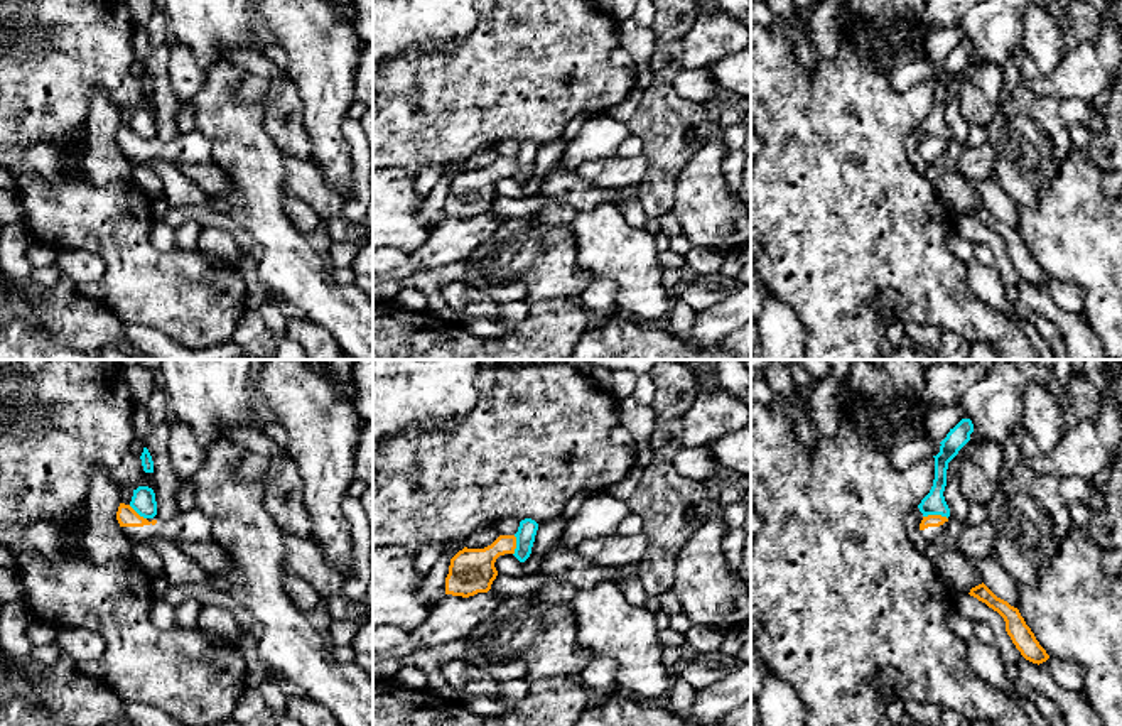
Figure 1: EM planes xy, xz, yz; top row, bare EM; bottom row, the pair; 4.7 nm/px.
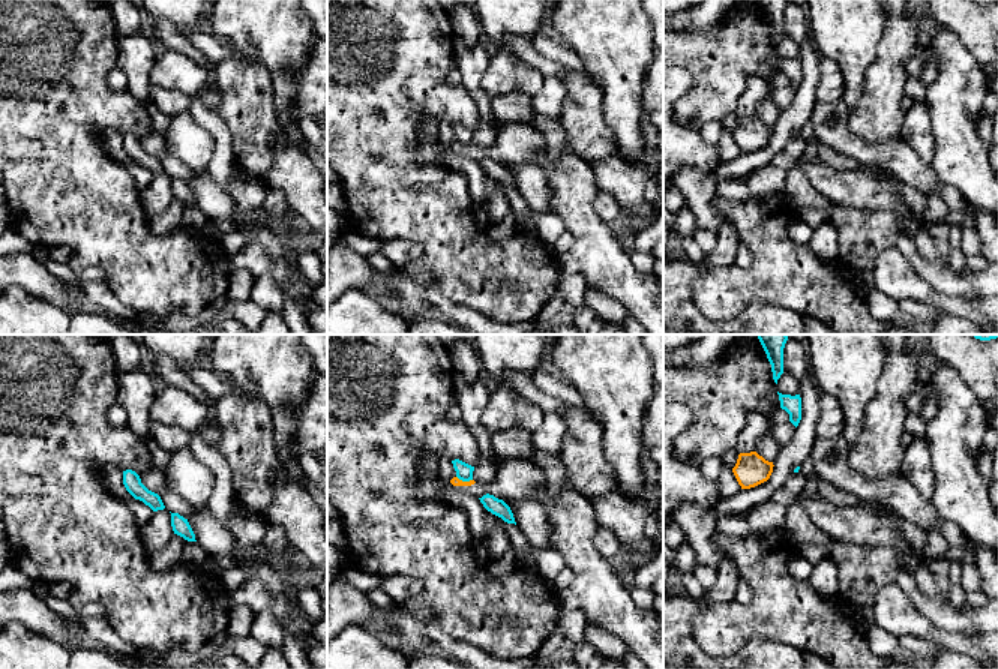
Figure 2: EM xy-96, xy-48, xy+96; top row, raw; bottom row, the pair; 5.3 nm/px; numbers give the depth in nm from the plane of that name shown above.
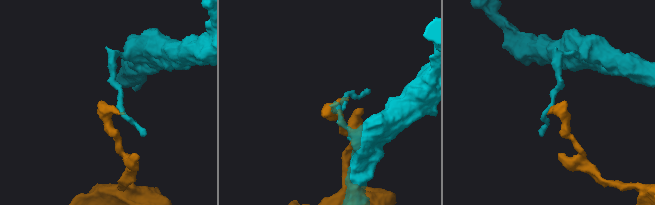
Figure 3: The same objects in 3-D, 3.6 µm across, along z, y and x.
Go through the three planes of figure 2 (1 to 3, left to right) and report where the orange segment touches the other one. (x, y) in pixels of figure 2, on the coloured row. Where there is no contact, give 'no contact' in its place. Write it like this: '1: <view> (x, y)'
1: no contact
2: xy-48 (464, 480)
3: no contact

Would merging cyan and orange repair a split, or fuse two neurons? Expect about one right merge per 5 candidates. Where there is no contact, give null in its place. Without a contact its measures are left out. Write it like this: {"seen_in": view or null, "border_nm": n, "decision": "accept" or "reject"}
{"seen_in": "yz", "border_nm": 120, "decision": "reject"}

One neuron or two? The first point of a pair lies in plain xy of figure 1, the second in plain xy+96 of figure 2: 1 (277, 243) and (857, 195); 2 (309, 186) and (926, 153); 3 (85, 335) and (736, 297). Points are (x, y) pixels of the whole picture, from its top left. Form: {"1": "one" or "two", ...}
{"1": "one", "2": "two", "3": "two"}

